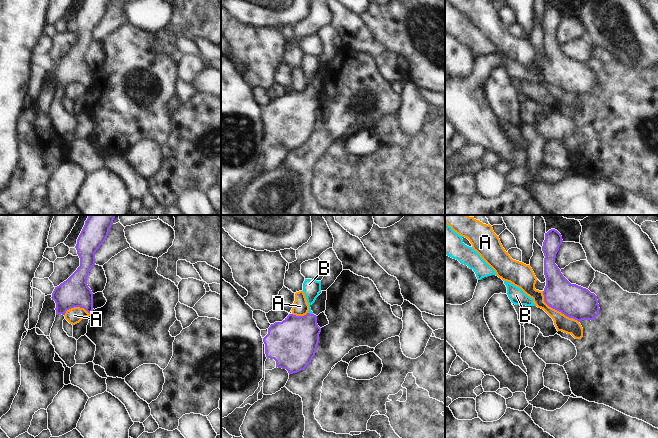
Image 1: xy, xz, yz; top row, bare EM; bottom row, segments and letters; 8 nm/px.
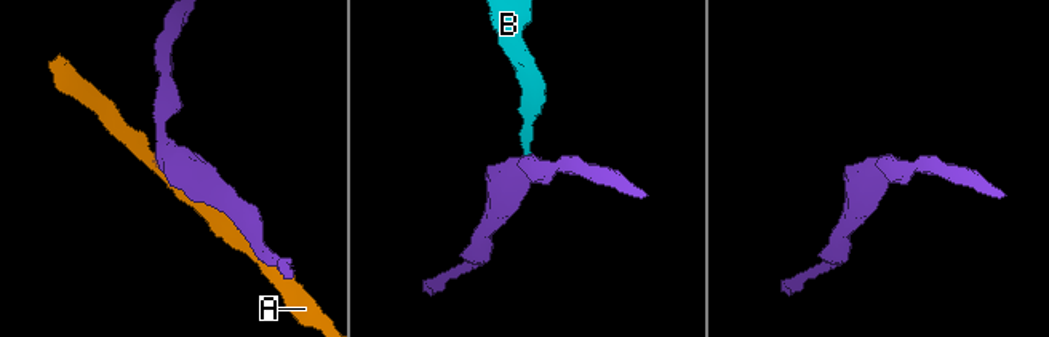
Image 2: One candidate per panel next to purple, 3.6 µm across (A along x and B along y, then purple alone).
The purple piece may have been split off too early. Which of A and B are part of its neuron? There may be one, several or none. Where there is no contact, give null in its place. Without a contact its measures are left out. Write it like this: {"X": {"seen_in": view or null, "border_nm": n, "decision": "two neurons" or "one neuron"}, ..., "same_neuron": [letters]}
{"A": {"seen_in": "yz", "border_nm": 380, "decision": "two neurons"}, "B": {"seen_in": "xz", "border_nm": 40, "decision": "one neuron"}, "same_neuron": ["B"]}

